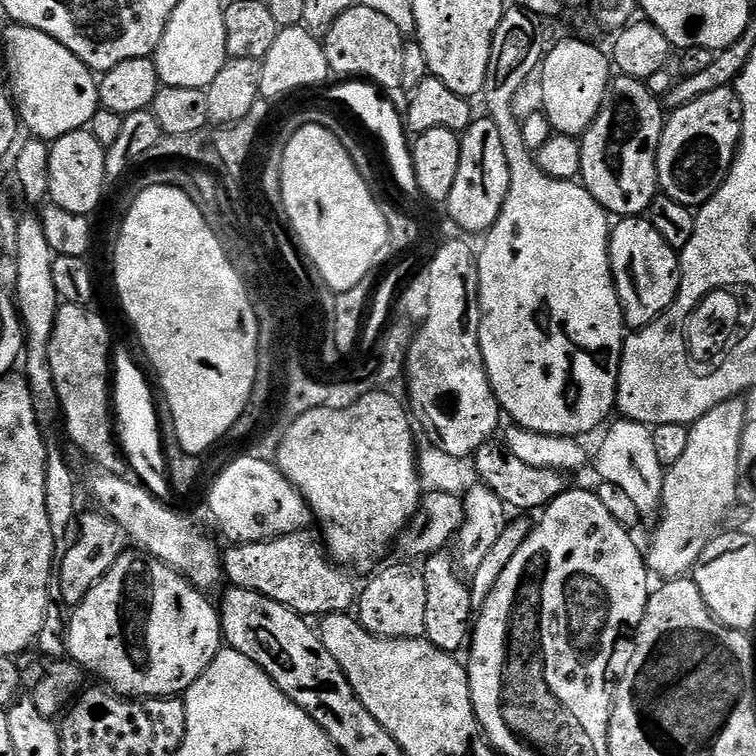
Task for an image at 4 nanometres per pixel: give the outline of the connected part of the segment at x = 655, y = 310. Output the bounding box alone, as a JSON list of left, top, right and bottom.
[608,216,680,330]

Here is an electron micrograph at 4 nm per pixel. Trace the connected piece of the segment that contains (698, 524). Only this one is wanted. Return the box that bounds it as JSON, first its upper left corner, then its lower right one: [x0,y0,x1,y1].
[646,398,750,581]

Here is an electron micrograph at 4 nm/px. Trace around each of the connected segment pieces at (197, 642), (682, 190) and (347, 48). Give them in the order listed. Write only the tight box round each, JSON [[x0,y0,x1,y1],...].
[[66,550,222,700],[656,88,742,210],[322,2,406,93]]

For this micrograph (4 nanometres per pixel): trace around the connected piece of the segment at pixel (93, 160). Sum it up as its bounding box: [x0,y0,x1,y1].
[50,130,109,217]

